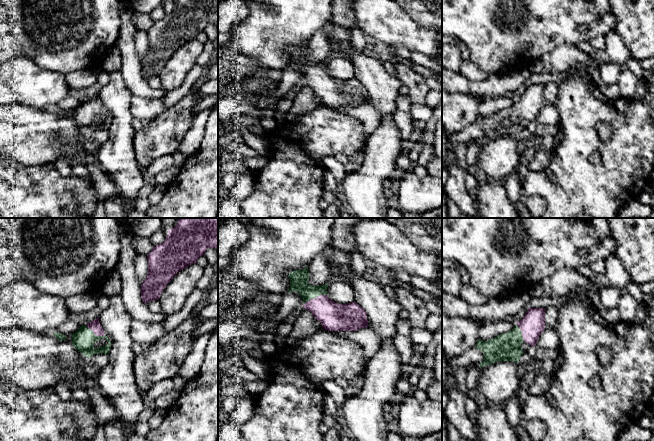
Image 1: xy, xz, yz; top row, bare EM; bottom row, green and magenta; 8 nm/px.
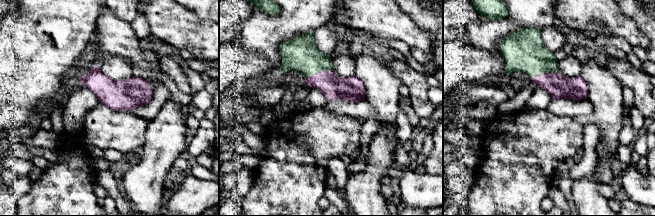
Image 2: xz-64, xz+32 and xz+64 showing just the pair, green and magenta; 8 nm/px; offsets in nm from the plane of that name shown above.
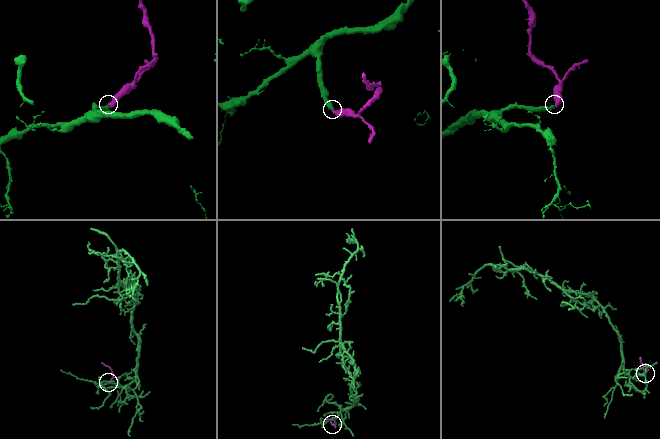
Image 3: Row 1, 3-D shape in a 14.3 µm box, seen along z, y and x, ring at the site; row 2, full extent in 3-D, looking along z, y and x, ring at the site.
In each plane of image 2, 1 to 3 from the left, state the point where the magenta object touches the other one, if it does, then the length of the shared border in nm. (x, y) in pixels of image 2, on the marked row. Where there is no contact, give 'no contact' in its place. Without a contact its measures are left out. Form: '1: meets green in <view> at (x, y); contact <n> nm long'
1: no contact
2: meets green in xz+32 at (317, 72); contact 200 nm long
3: meets green in xz+64 at (539, 74); contact 130 nm long

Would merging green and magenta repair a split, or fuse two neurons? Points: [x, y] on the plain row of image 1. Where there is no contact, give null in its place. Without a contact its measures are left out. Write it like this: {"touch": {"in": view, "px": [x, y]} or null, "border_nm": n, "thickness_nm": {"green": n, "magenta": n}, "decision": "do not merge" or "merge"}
{"touch": {"in": "xz", "px": [314, 73]}, "border_nm": 200, "thickness_nm": {"green": 140, "magenta": 220}, "decision": "merge"}

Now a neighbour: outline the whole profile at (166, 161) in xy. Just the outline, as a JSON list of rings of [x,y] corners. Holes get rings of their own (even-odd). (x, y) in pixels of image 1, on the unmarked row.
[[[169,154],[152,161],[146,168],[142,169],[142,171],[147,180],[153,180],[159,172],[164,171],[173,165],[173,155]]]

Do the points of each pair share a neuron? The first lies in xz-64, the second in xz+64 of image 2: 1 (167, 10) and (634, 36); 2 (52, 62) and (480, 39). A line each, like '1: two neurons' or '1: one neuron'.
1: one neuron
2: one neuron

